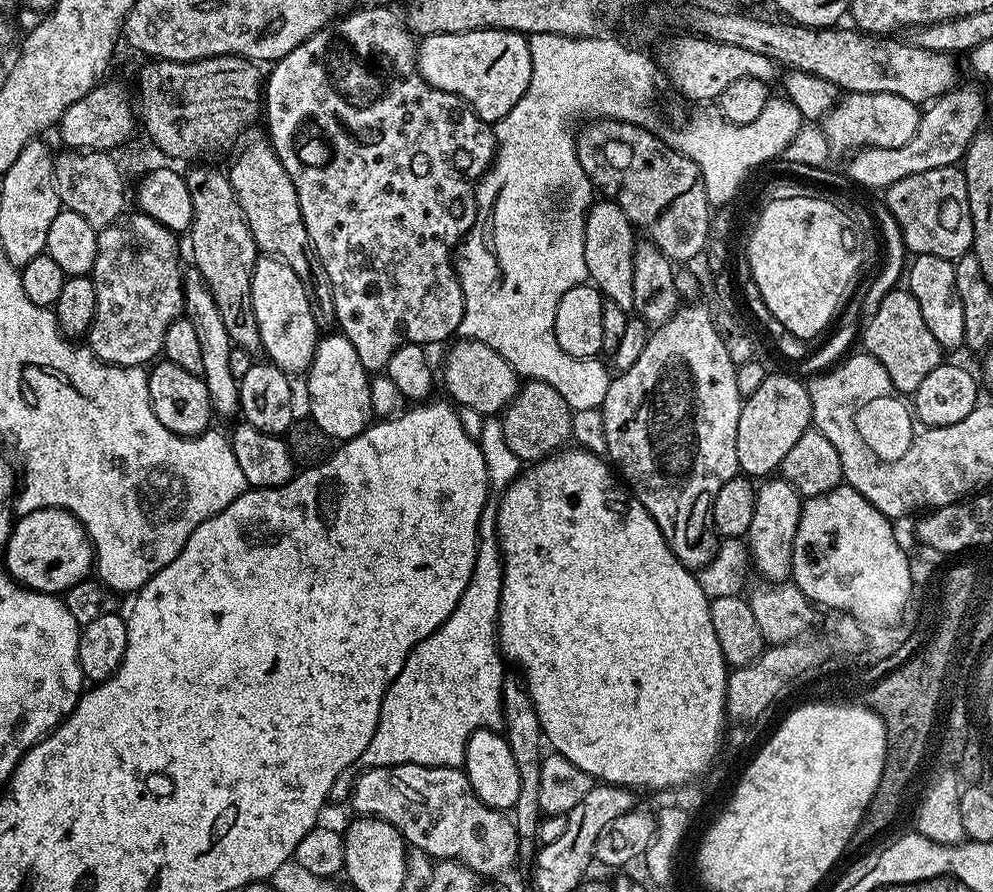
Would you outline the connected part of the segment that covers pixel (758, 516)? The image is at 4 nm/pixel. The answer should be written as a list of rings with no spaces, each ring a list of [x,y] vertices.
[[[768,478],[755,489],[756,505],[753,521],[746,535],[751,559],[757,568],[771,581],[784,582],[792,576],[794,538],[798,534],[802,497],[796,487],[783,478]]]

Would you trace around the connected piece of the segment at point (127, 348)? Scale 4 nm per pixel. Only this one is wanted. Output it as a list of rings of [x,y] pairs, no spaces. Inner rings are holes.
[[[139,210],[133,212],[133,216],[125,214],[116,223],[99,229],[96,261],[90,273],[96,283],[96,309],[92,325],[86,333],[87,347],[98,359],[123,368],[135,364],[144,366],[155,361],[164,347],[166,330],[185,311],[182,268],[176,262],[177,237],[154,218],[145,216]]]

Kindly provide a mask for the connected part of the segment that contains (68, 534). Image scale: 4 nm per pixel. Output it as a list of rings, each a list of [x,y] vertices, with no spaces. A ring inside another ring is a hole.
[[[43,508],[23,513],[13,523],[8,543],[3,546],[2,553],[4,553],[5,564],[3,567],[16,584],[34,592],[49,594],[63,594],[70,586],[79,584],[89,575],[92,564],[91,545],[84,528],[68,512],[63,512],[60,508]]]

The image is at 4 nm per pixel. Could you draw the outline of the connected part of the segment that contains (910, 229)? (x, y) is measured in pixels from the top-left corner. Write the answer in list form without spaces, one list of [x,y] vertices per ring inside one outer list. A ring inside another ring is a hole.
[[[942,166],[938,170],[922,170],[922,174],[910,174],[910,178],[902,178],[890,185],[883,196],[883,203],[901,228],[901,237],[909,253],[916,256],[937,256],[953,262],[969,255],[973,242],[973,218],[970,214],[963,167]]]

